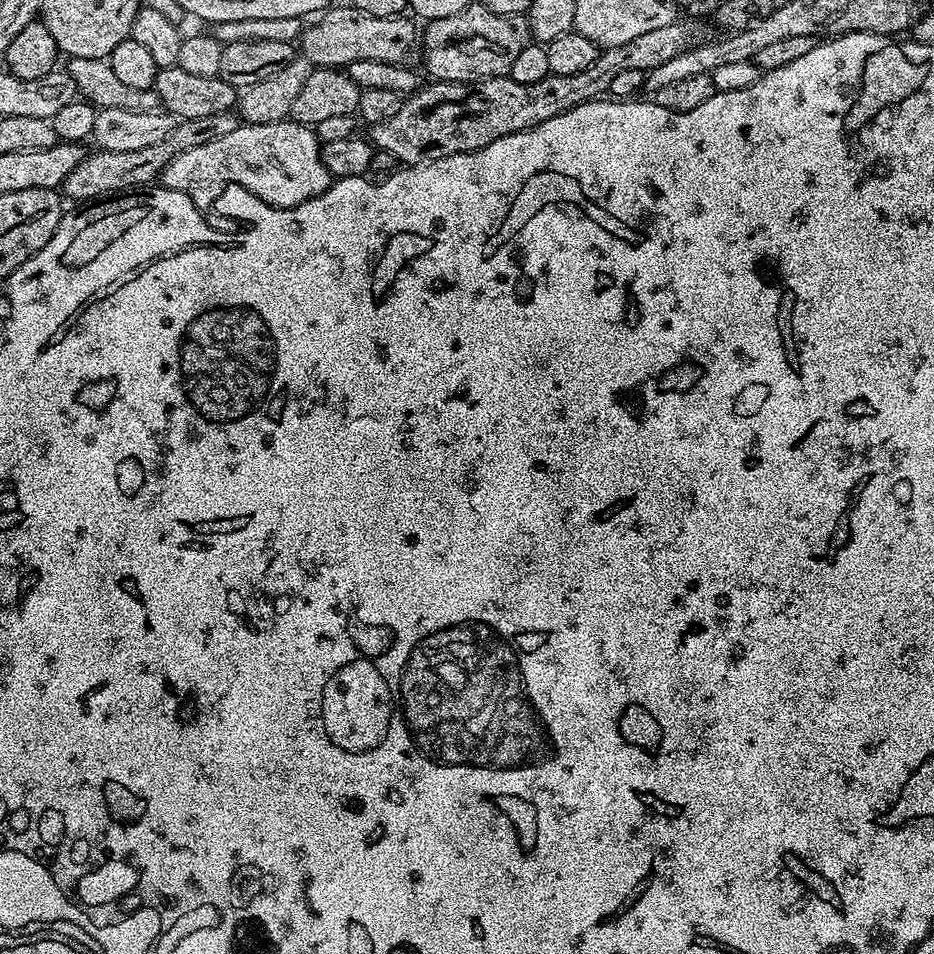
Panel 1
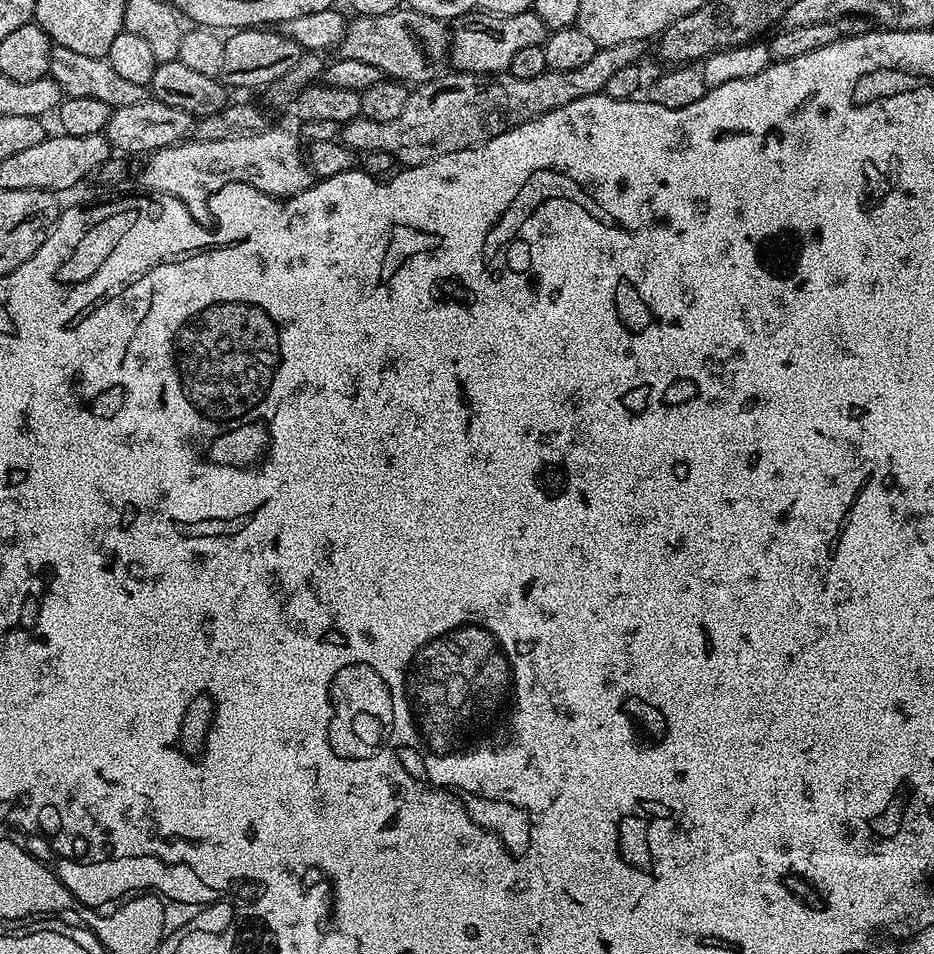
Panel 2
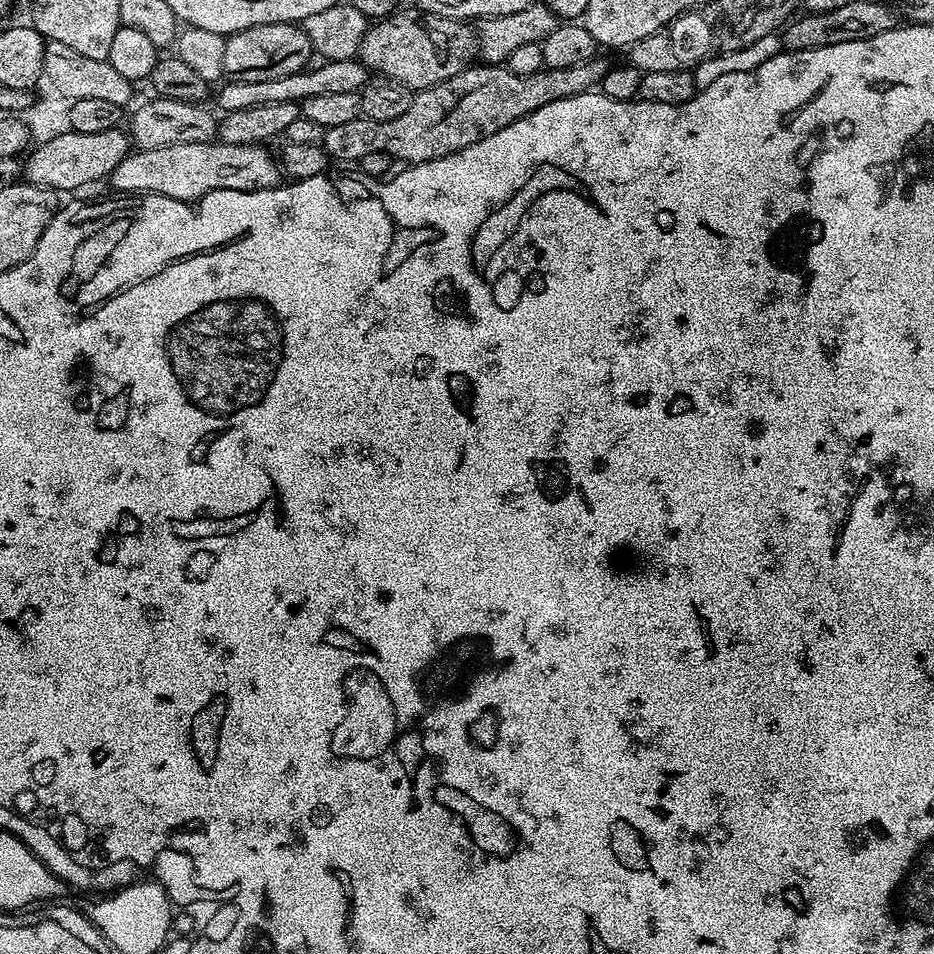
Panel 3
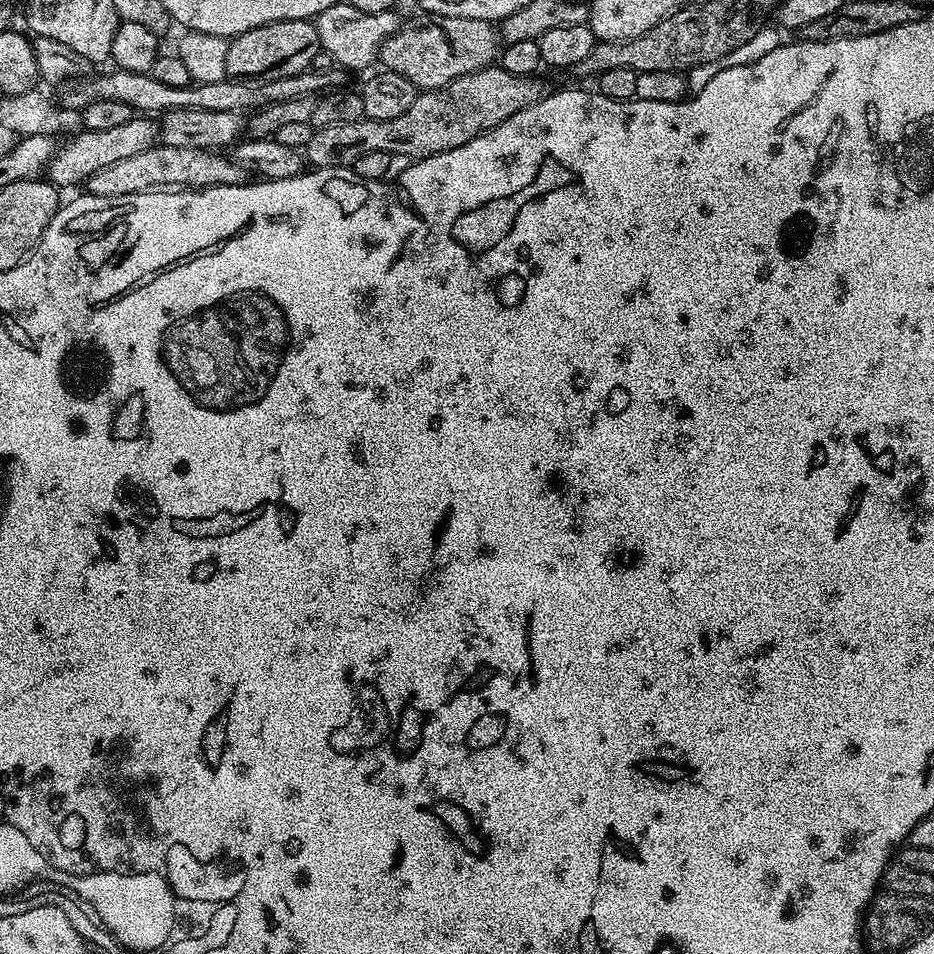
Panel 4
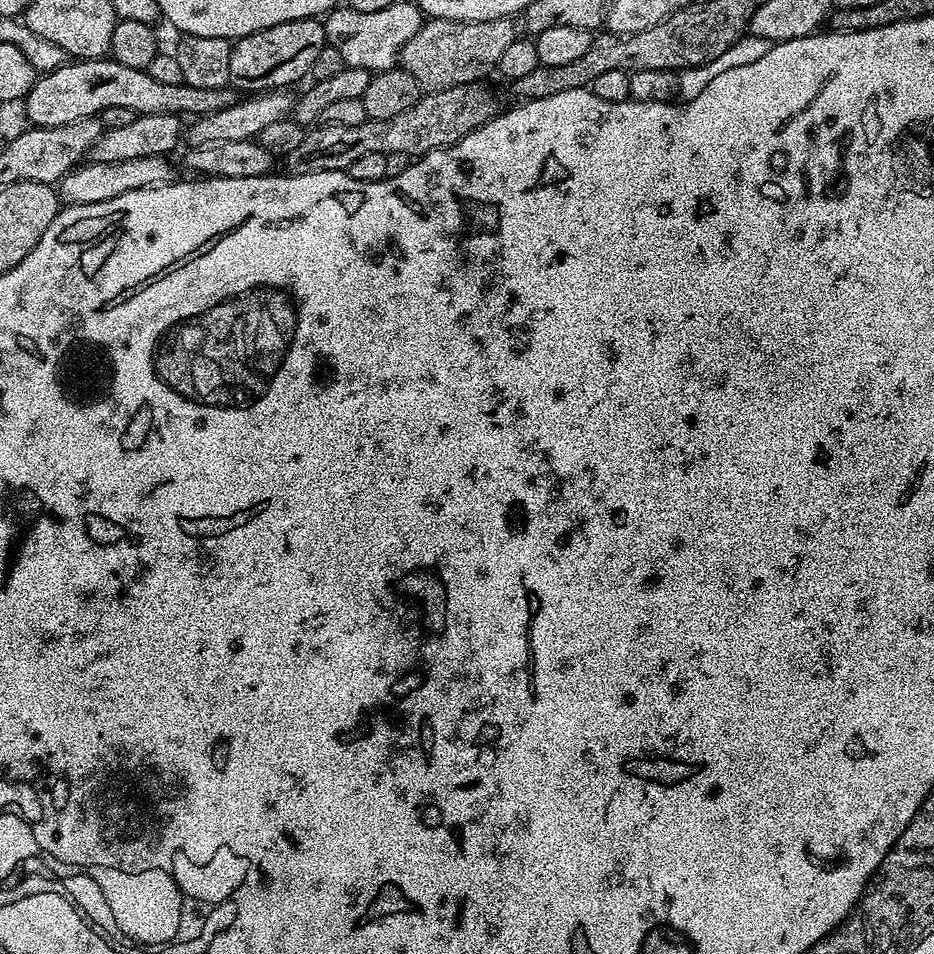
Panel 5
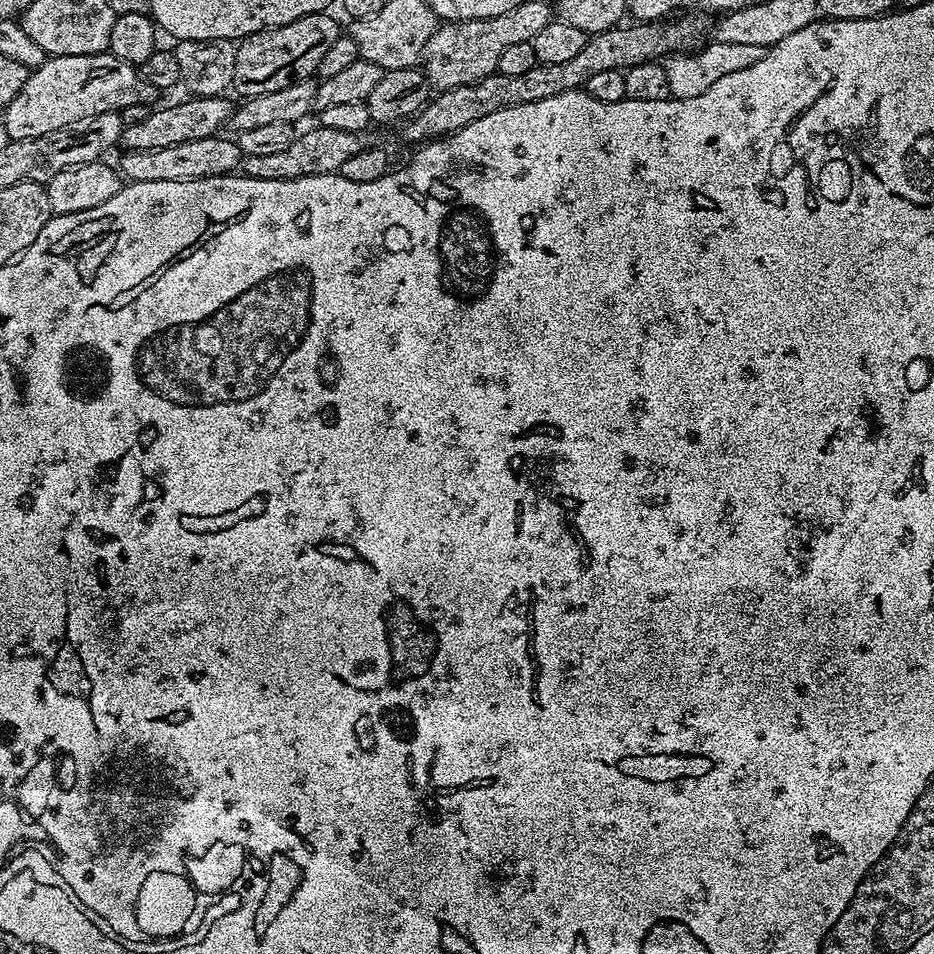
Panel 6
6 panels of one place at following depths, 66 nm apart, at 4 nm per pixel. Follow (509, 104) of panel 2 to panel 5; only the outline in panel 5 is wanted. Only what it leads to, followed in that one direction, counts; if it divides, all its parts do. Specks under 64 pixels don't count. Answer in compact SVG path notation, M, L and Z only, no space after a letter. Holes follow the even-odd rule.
M477 82L424 94L414 106L410 106L410 110L394 118L367 119L358 122L358 126L330 126L321 123L305 131L302 143L283 157L282 164L288 167L285 169L291 175L301 176L311 172L345 171L350 162L366 154L382 154L389 158L400 155L419 158L436 148L449 148L498 115L496 96L488 86L487 83Z

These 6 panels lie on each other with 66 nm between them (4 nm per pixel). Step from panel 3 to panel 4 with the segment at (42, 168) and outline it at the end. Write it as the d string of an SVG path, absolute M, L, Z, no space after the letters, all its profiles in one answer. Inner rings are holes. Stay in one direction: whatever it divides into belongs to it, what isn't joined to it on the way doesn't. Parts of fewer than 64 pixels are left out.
M144 114L133 115L130 122L111 130L87 130L74 137L69 144L61 143L56 149L56 155L48 163L46 179L49 184L55 184L61 190L72 188L75 184L83 185L95 172L111 166L114 162L123 162L134 154L142 154L142 150L156 147L160 140L160 129L155 119Z

